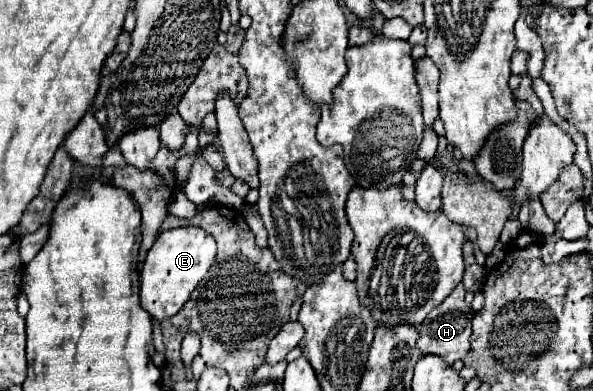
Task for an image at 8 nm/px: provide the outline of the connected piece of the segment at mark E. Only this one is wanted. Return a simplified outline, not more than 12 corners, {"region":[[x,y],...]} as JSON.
{"region":[[194,226],[162,232],[140,272],[142,308],[180,312],[216,260]]}

